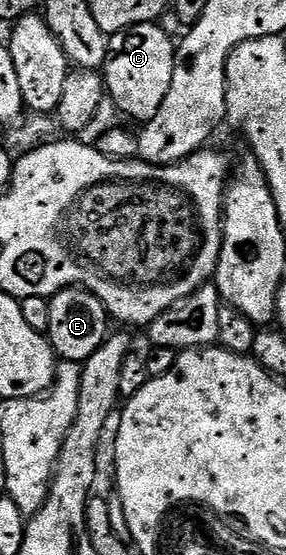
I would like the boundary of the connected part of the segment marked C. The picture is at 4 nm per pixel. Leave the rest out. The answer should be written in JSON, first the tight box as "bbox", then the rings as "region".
{"bbox":[103,22,177,124],"region":[[[144,22],[128,26],[112,35],[105,57],[103,77],[108,97],[122,115],[134,118],[137,124],[150,122],[159,112],[167,92],[171,88],[171,76],[175,72],[177,52],[175,42],[157,22]]]}

